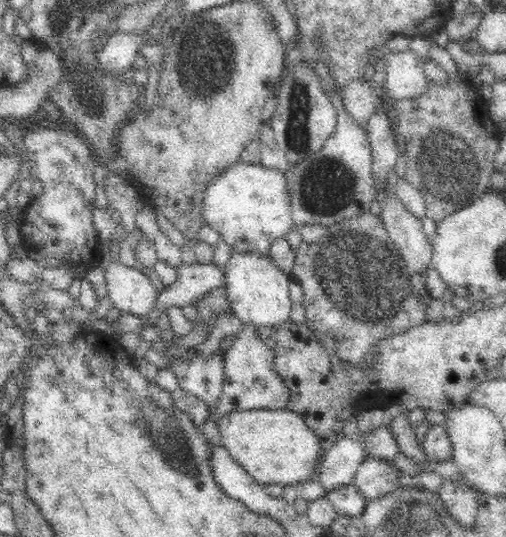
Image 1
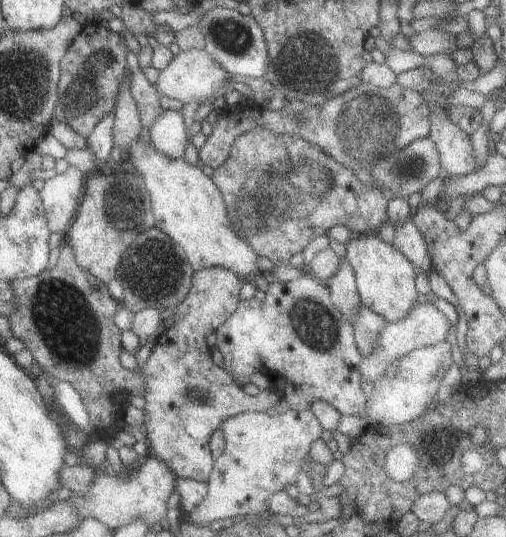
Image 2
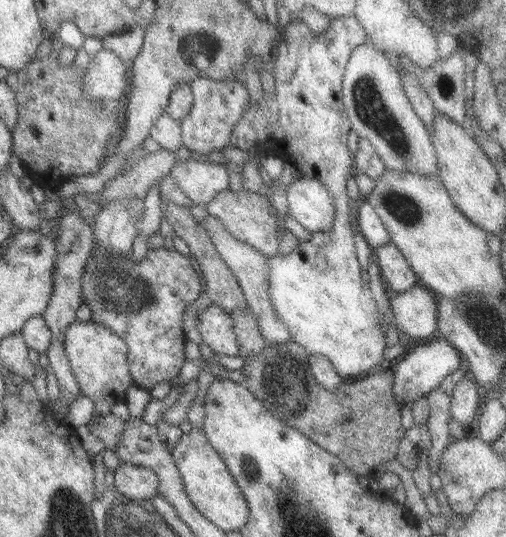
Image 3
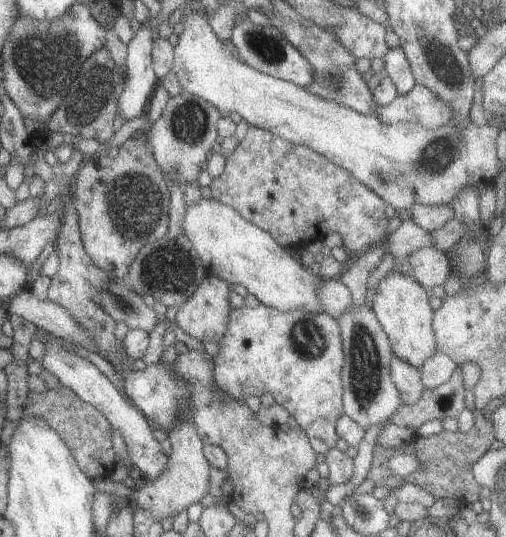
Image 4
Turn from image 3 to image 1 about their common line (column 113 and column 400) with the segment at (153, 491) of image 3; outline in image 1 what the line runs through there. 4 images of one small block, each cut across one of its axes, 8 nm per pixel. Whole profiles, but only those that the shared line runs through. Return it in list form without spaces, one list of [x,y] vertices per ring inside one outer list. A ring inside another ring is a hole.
[[[368,460],[360,466],[354,486],[368,500],[376,500],[382,496],[390,496],[396,490],[402,490],[400,484],[402,484],[402,472],[398,466],[382,460]]]

